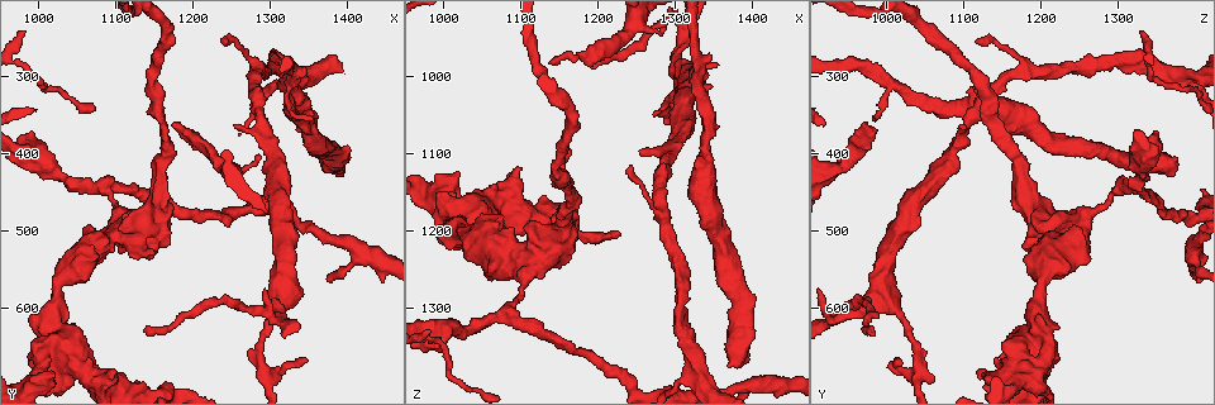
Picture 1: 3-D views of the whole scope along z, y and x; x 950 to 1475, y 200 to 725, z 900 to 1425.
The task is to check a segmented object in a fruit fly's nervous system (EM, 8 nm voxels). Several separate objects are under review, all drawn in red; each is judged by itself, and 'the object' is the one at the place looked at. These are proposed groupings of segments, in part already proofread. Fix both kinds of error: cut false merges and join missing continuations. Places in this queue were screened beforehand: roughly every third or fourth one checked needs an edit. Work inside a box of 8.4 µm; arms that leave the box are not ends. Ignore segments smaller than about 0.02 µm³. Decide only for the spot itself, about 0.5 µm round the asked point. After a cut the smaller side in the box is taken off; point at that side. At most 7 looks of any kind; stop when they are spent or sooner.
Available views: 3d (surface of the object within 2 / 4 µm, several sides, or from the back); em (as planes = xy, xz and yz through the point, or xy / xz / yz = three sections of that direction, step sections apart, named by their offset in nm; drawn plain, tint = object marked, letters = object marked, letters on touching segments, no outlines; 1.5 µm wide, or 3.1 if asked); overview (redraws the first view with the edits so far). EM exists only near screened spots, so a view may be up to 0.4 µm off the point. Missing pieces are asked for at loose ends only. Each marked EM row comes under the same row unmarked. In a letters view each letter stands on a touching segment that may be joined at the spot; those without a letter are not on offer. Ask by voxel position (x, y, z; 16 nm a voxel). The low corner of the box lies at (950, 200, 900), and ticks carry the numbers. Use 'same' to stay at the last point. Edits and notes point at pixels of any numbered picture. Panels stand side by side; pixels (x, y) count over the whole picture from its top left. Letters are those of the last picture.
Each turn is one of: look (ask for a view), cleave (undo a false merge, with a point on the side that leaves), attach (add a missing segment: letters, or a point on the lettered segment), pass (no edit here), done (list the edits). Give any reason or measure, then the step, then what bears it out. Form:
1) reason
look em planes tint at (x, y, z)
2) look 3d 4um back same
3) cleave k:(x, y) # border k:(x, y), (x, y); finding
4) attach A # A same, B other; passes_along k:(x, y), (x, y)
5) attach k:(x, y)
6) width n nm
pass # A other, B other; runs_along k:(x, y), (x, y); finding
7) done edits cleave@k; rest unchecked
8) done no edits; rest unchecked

stops while still wide
look em planes letters at (995, 650, 1150)

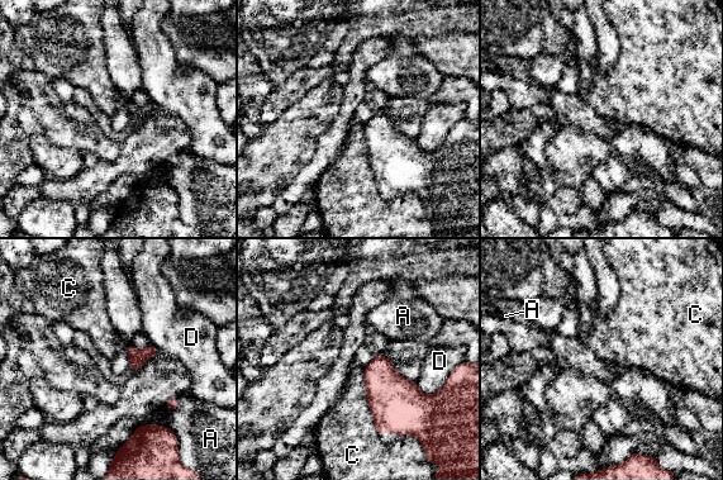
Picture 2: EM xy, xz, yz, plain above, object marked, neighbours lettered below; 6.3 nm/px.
longest_contact C 440 nm
pass # A other, C other, D other; border 2:(362, 369), (366, 402), (379, 436); no lettered segment goes on from it

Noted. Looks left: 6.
thick end
look em xz step 4 letters at (1385, 430, 1375)

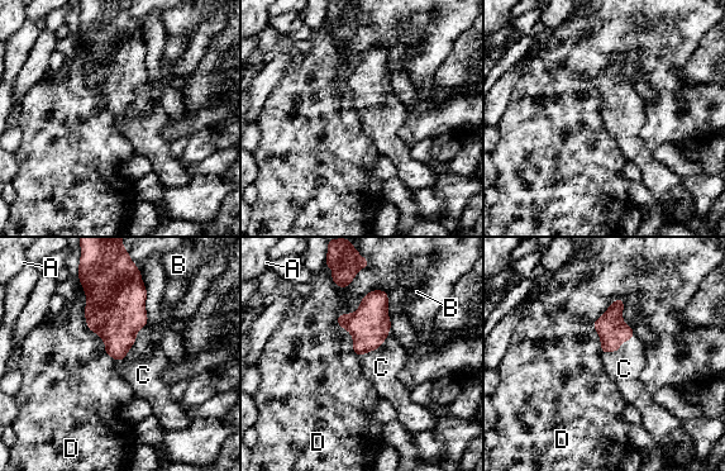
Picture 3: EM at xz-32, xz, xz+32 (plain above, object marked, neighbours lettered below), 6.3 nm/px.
another direction
look em planes letters same

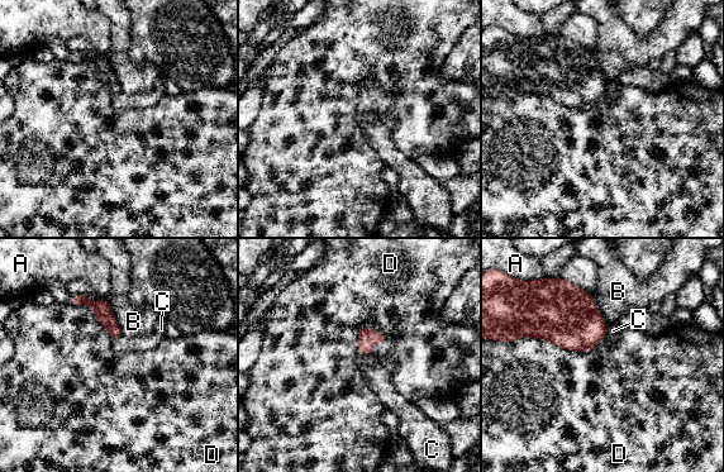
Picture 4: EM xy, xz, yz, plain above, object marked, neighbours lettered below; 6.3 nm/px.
attach C # A other, B other, C same, D other; passes_along 4:(570, 318), (604, 337), (613, 330); it goes on there

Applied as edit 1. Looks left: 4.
done edits attach@4; rest unchecked

